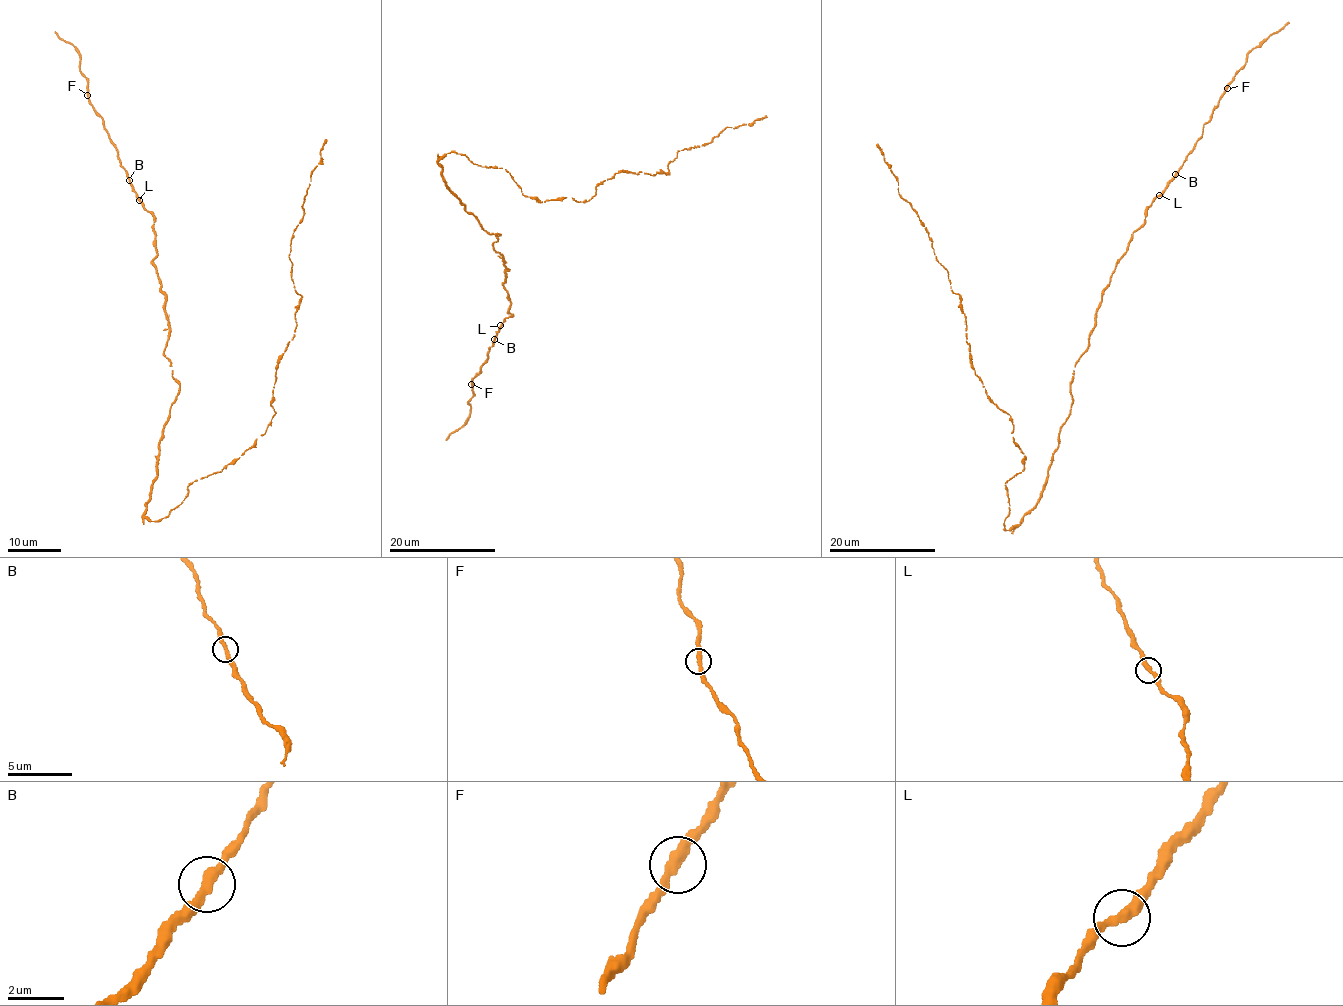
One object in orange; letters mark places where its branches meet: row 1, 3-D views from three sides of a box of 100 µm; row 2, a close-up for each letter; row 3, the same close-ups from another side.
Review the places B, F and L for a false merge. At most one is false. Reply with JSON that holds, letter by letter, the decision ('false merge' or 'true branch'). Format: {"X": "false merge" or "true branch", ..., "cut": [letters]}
{"B": "true branch", "F": "true branch", "L": "true branch", "cut": []}

